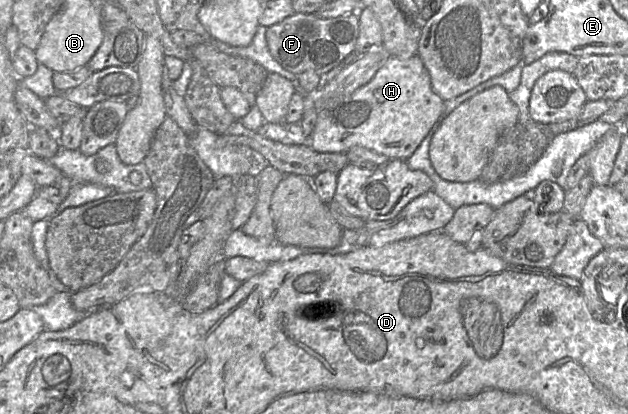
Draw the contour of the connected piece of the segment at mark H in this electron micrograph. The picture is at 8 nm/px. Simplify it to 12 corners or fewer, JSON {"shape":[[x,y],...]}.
{"shape":[[418,54],[318,98],[307,145],[407,160],[444,103]]}

